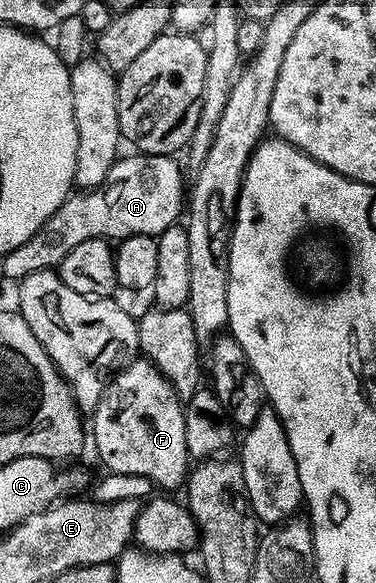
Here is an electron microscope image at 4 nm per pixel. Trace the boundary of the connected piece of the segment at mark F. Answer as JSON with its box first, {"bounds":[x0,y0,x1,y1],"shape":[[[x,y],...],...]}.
{"bounds":[89,357,189,488],"shape":[[[136,357],[127,364],[121,371],[116,371],[111,376],[107,387],[103,391],[101,401],[97,405],[97,409],[93,412],[89,419],[89,435],[95,438],[95,451],[99,454],[99,459],[104,463],[106,470],[113,474],[135,474],[137,477],[147,477],[156,488],[161,487],[179,487],[184,486],[187,472],[189,470],[189,456],[187,454],[187,446],[185,445],[185,417],[183,416],[183,403],[179,394],[169,385],[167,378],[151,363],[146,357]]]}

